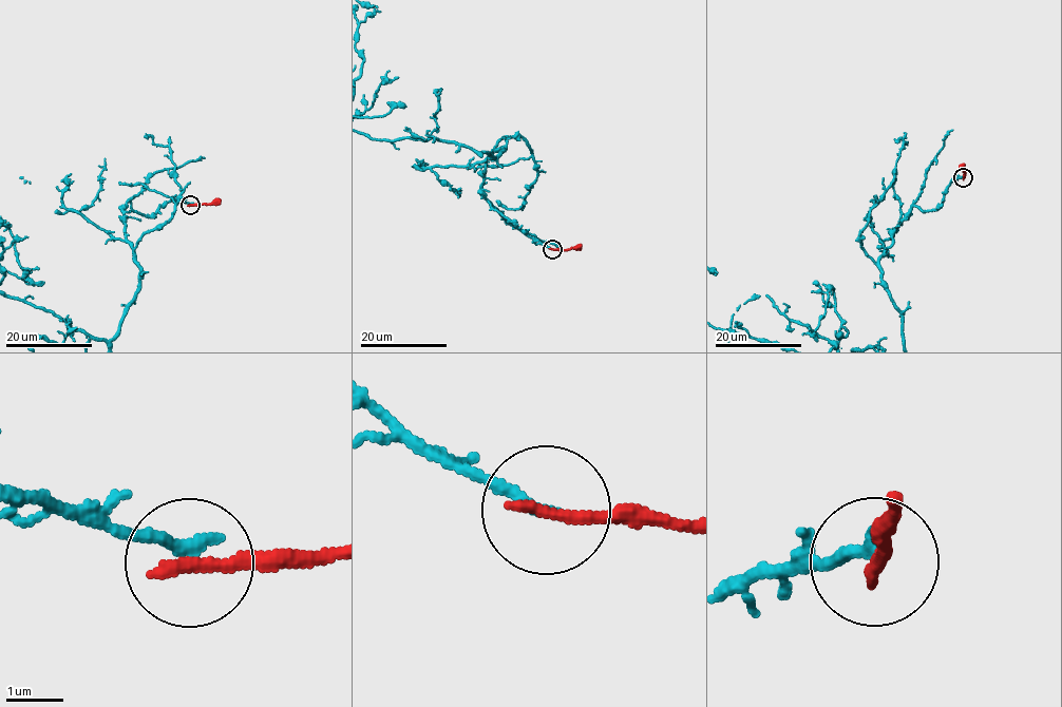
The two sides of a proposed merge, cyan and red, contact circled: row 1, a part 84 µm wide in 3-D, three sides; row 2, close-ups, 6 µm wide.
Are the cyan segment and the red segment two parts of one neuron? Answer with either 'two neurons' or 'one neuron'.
two neurons

